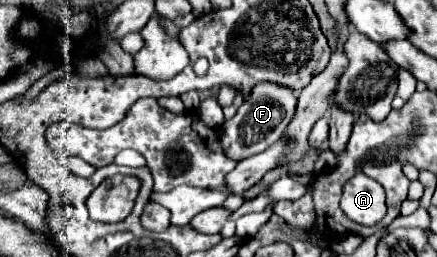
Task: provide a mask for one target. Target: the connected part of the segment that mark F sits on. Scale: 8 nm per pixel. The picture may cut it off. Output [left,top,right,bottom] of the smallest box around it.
[221,82,297,160]

